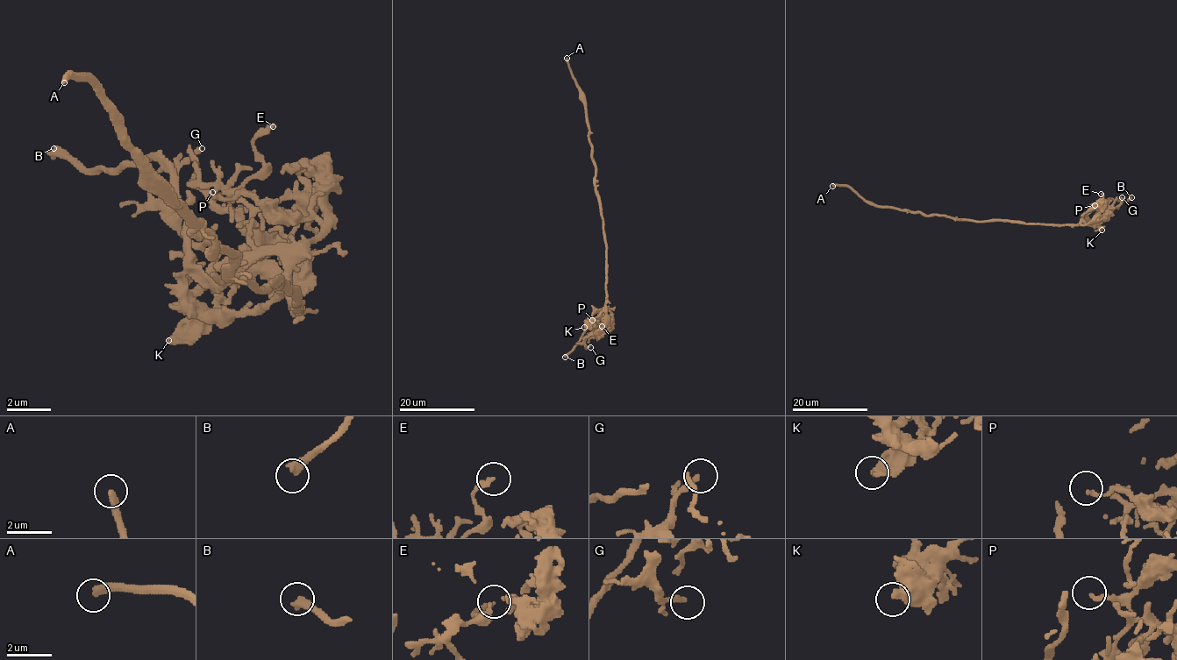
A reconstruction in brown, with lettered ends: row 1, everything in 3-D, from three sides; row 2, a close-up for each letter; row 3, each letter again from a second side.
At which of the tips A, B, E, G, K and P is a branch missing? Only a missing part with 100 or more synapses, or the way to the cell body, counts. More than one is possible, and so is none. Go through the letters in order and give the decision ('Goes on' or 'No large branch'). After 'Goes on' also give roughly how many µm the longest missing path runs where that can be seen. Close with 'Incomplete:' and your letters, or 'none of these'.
A: No large branch
B: Goes on. Missing length about 25 µm
E: No large branch
G: No large branch
K: No large branch
P: No large branch
Incomplete: B

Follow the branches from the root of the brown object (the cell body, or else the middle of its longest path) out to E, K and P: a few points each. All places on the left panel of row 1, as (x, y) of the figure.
E: (273, 286), (284, 286), (295, 308), (289, 286), (234, 214), (234, 192), (262, 165), (251, 143), (273, 126)
K: (273, 286), (284, 286), (295, 296), (295, 308), (289, 296), (278, 291), (251, 313), (196, 313), (168, 340)
P: (273, 286), (284, 286), (295, 308), (289, 269), (251, 242), (262, 209), (251, 198), (212, 192)

